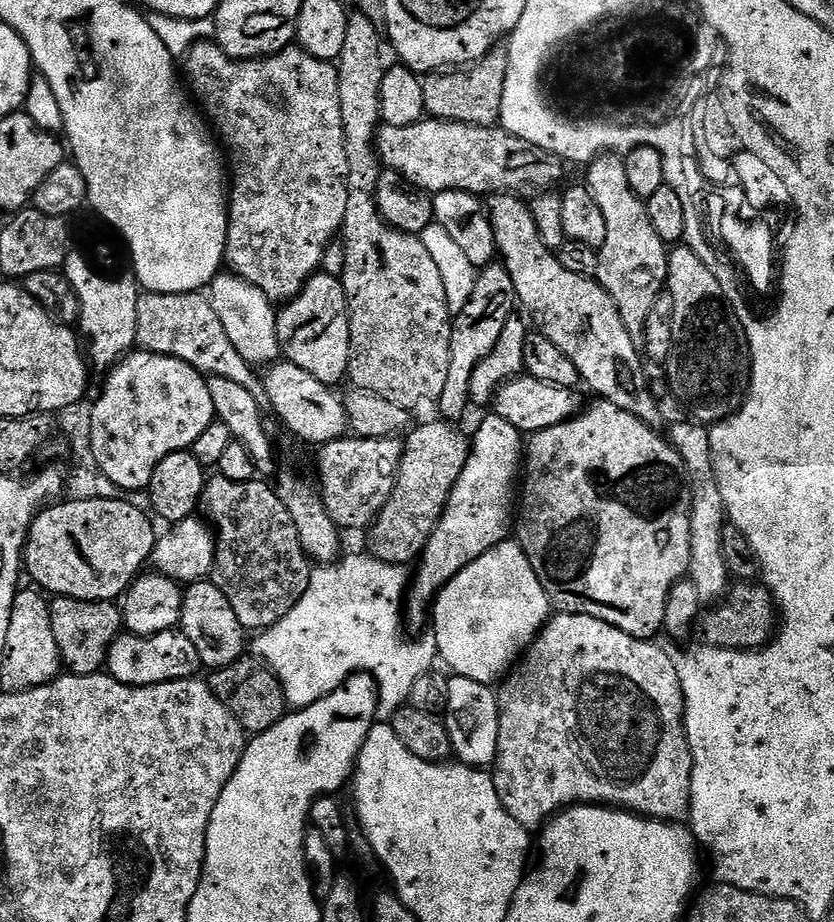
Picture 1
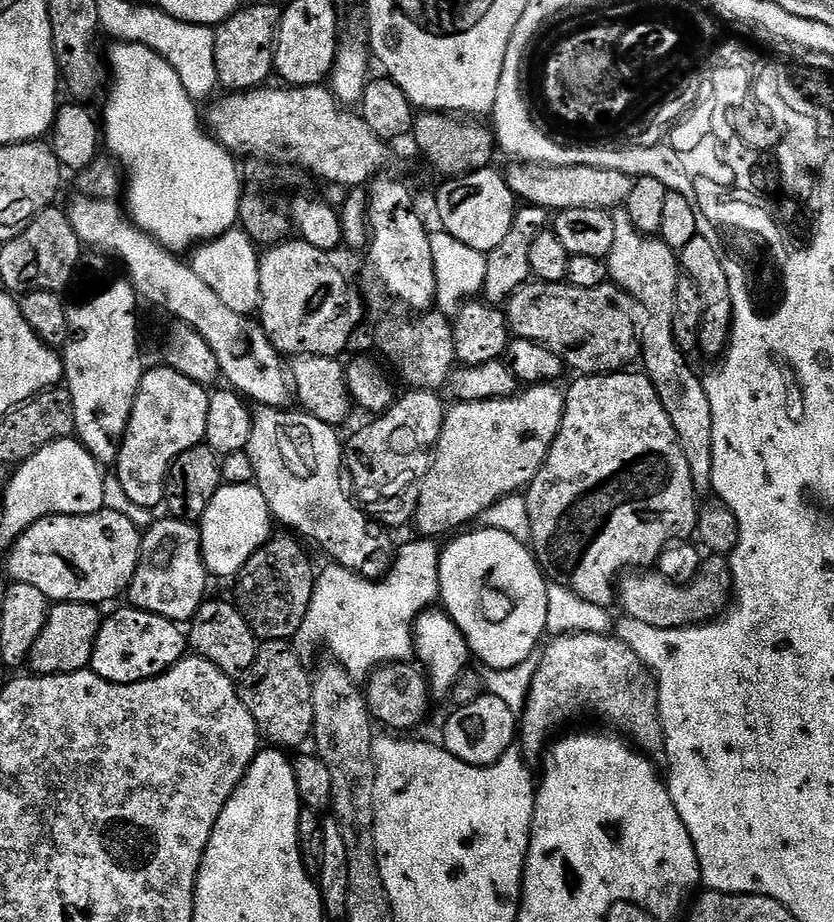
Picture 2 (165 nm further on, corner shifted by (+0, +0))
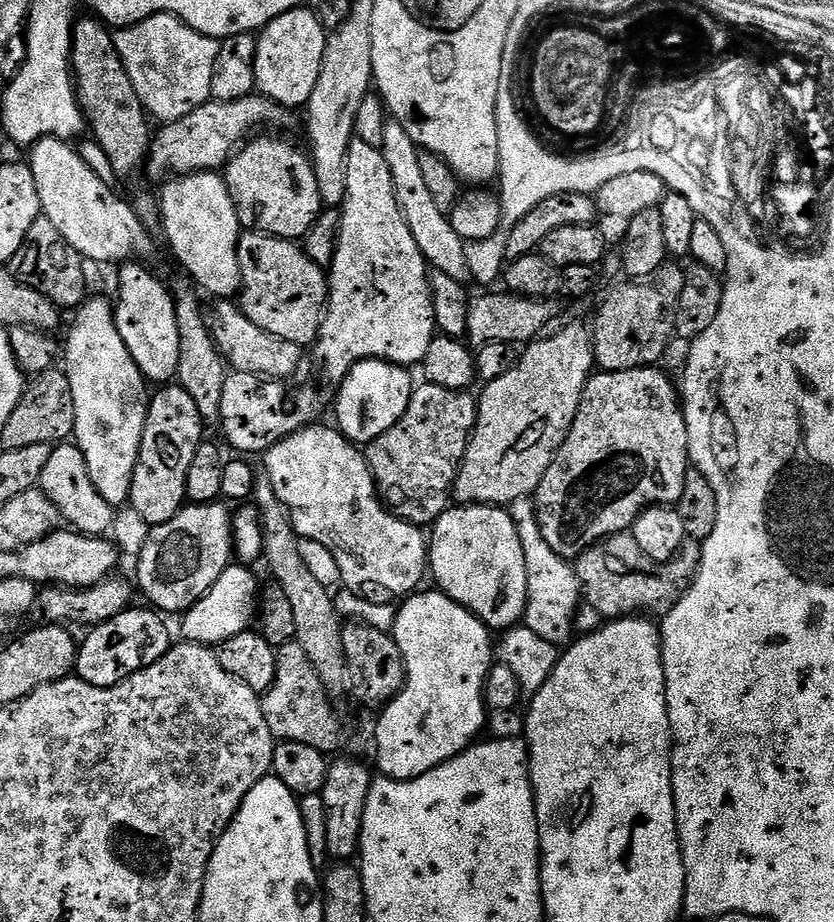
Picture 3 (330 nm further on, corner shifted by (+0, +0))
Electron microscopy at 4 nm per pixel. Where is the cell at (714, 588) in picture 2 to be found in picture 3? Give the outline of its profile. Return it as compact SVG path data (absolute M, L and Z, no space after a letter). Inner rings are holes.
M630 534L619 536L608 536L599 541L592 548L588 548L581 556L577 556L574 561L574 569L577 581L580 584L580 591L583 599L602 618L636 618L643 614L648 618L663 618L670 610L685 596L688 588L692 585L692 579L700 568L701 541L697 539L687 539L684 542L678 555L665 564L655 564L646 554L642 554L642 546Z

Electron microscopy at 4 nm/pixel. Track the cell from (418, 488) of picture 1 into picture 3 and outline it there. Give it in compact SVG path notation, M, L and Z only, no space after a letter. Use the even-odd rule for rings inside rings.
M568 324L561 332L556 332L553 336L547 336L548 335L545 335L543 338L537 338L531 341L531 343L519 353L516 363L513 364L512 369L508 371L505 376L489 380L483 385L484 393L478 396L476 427L472 430L471 436L468 439L468 445L464 451L464 458L460 462L459 470L456 471L454 500L457 505L487 504L489 506L509 506L516 499L531 497L542 482L546 470L550 470L550 462L556 456L557 450L562 446L564 439L568 437L570 426L578 414L580 395L584 392L584 387L588 385L588 381L594 372L594 353L592 351L590 332L585 325L583 328L580 324Z

